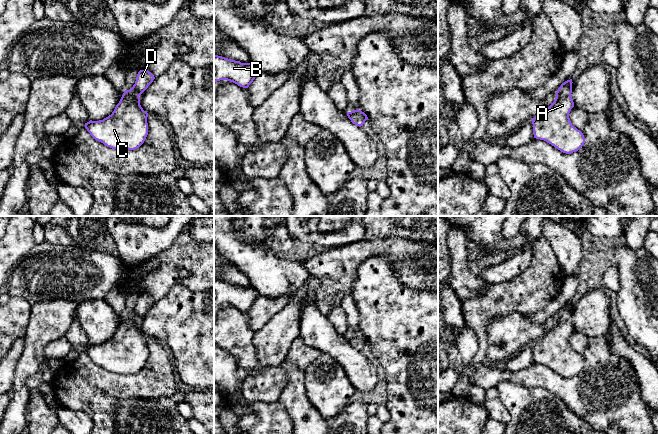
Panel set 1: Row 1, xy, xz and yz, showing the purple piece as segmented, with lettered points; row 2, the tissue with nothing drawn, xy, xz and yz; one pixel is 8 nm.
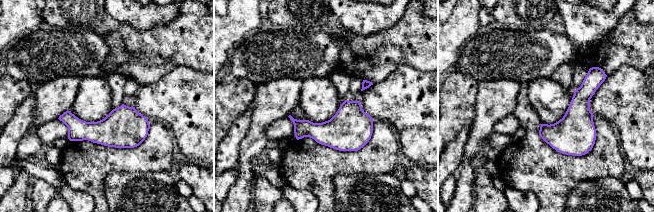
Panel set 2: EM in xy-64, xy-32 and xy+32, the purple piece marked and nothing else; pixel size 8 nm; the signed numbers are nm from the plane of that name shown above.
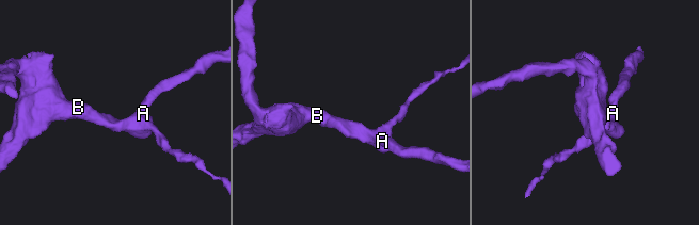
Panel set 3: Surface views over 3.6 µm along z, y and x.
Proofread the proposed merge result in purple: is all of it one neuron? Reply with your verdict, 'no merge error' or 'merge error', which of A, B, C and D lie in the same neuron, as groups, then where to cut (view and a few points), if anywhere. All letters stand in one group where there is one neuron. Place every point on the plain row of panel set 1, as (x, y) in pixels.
no merge error | A B C D | no cut

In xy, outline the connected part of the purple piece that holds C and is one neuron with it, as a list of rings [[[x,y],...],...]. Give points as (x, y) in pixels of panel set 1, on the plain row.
[[[140,294],[137,298],[135,308],[130,314],[125,314],[119,327],[111,339],[99,345],[85,347],[85,352],[90,359],[105,370],[116,374],[135,374],[139,372],[148,359],[148,337],[140,329],[140,319],[153,306],[155,301],[148,294]]]

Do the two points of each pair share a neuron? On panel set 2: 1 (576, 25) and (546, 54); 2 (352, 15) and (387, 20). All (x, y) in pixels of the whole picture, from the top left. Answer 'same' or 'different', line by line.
1: different
2: same

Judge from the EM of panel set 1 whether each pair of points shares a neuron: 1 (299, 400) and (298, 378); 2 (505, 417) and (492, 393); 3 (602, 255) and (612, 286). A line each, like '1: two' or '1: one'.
1: one
2: one
3: two

